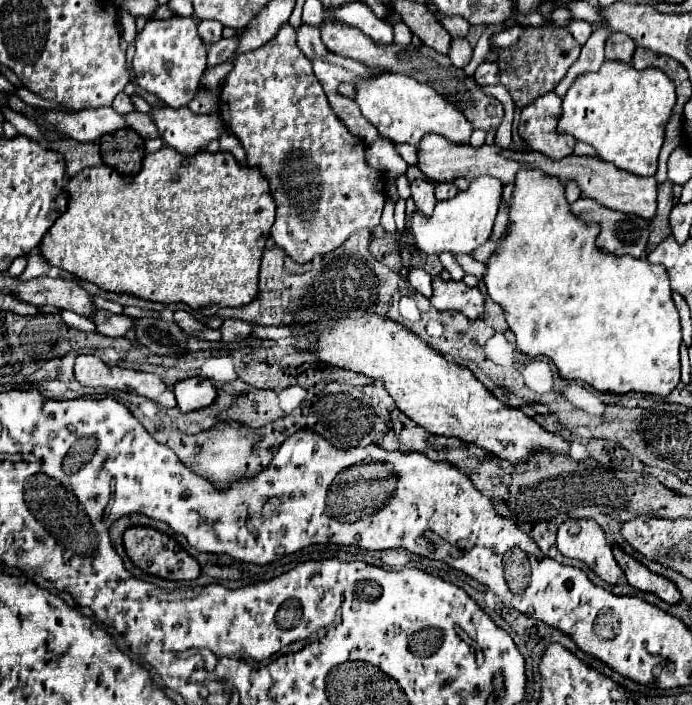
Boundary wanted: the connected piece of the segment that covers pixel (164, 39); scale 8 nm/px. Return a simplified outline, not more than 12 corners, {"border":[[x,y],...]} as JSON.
{"border":[[191,17],[151,19],[135,81],[169,107],[195,97],[207,45]]}

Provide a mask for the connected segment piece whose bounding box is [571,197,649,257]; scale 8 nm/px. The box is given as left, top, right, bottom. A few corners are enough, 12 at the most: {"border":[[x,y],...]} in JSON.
{"border":[[593,199],[571,205],[599,221],[599,245],[613,255],[641,257],[643,217],[611,211]]}

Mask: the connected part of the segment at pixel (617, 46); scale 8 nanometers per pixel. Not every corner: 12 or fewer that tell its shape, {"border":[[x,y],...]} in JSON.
{"border":[[625,33],[607,39],[605,57],[629,63],[635,41]]}

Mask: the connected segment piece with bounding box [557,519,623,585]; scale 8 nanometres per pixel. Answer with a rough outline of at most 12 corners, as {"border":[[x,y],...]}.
{"border":[[591,519],[565,521],[557,549],[609,585],[623,577],[605,533]]}

